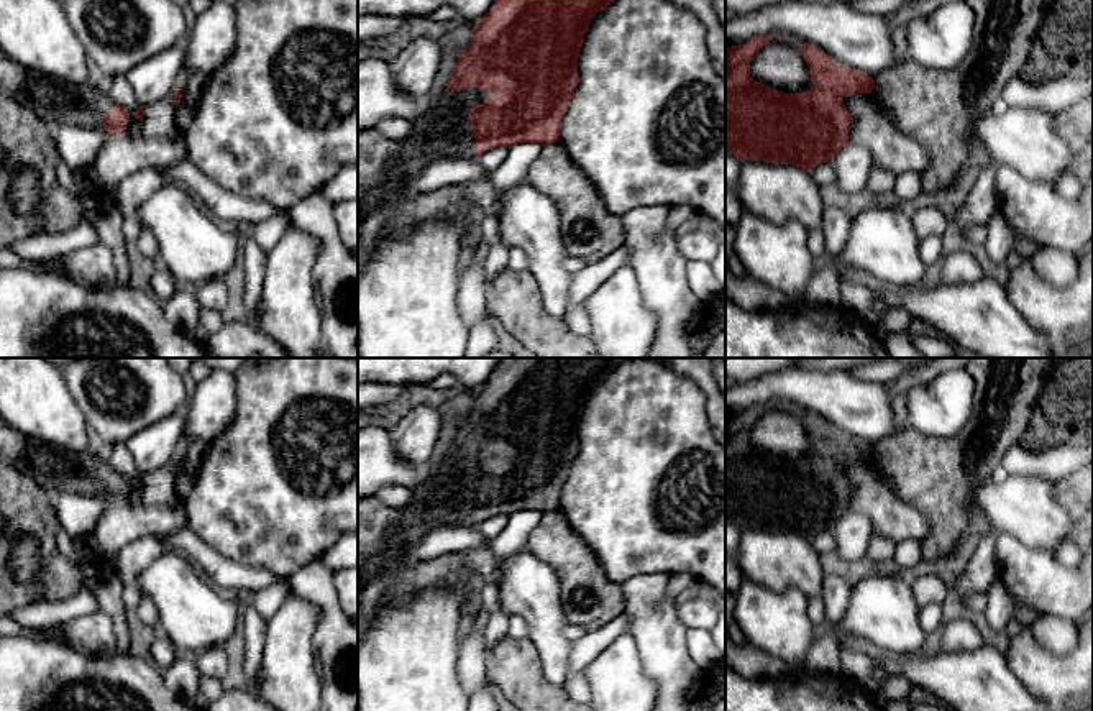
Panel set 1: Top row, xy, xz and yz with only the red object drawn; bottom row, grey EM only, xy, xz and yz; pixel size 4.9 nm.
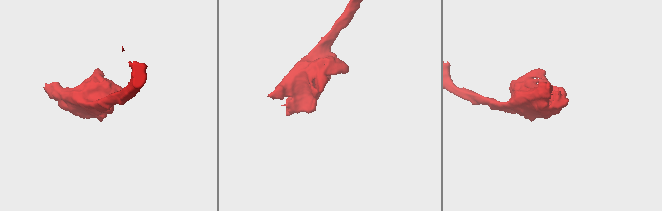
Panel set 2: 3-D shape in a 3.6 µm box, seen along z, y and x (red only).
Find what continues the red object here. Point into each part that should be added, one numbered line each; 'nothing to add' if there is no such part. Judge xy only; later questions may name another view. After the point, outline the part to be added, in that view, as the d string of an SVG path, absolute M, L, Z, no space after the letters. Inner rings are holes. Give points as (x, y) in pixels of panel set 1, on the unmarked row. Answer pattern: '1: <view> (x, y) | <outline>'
1: xy (56, 470) | M0 419L0 458L11 463L51 496L57 493L89 493L103 496L103 483L115 470L89 450L71 452L13 430Z

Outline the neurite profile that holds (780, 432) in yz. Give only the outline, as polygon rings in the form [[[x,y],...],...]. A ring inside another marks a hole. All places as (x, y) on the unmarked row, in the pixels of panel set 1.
[[[773,406],[753,422],[750,445],[784,461],[799,461],[812,455],[799,412],[784,406]]]

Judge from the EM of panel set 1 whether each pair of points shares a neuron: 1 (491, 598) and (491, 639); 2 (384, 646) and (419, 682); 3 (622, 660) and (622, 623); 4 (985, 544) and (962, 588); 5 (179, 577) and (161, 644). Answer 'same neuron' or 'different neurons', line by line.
1: same neuron
2: same neuron
3: different neurons
4: same neuron
5: different neurons

